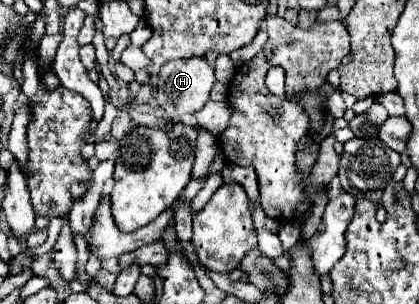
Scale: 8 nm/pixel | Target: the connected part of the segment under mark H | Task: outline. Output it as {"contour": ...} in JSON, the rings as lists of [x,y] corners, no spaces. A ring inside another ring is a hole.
{"contour":[[[186,59],[186,61],[168,61],[156,83],[156,99],[160,107],[166,111],[166,117],[178,121],[182,115],[200,111],[210,101],[210,89],[214,83],[214,69],[206,63],[206,59]]]}

